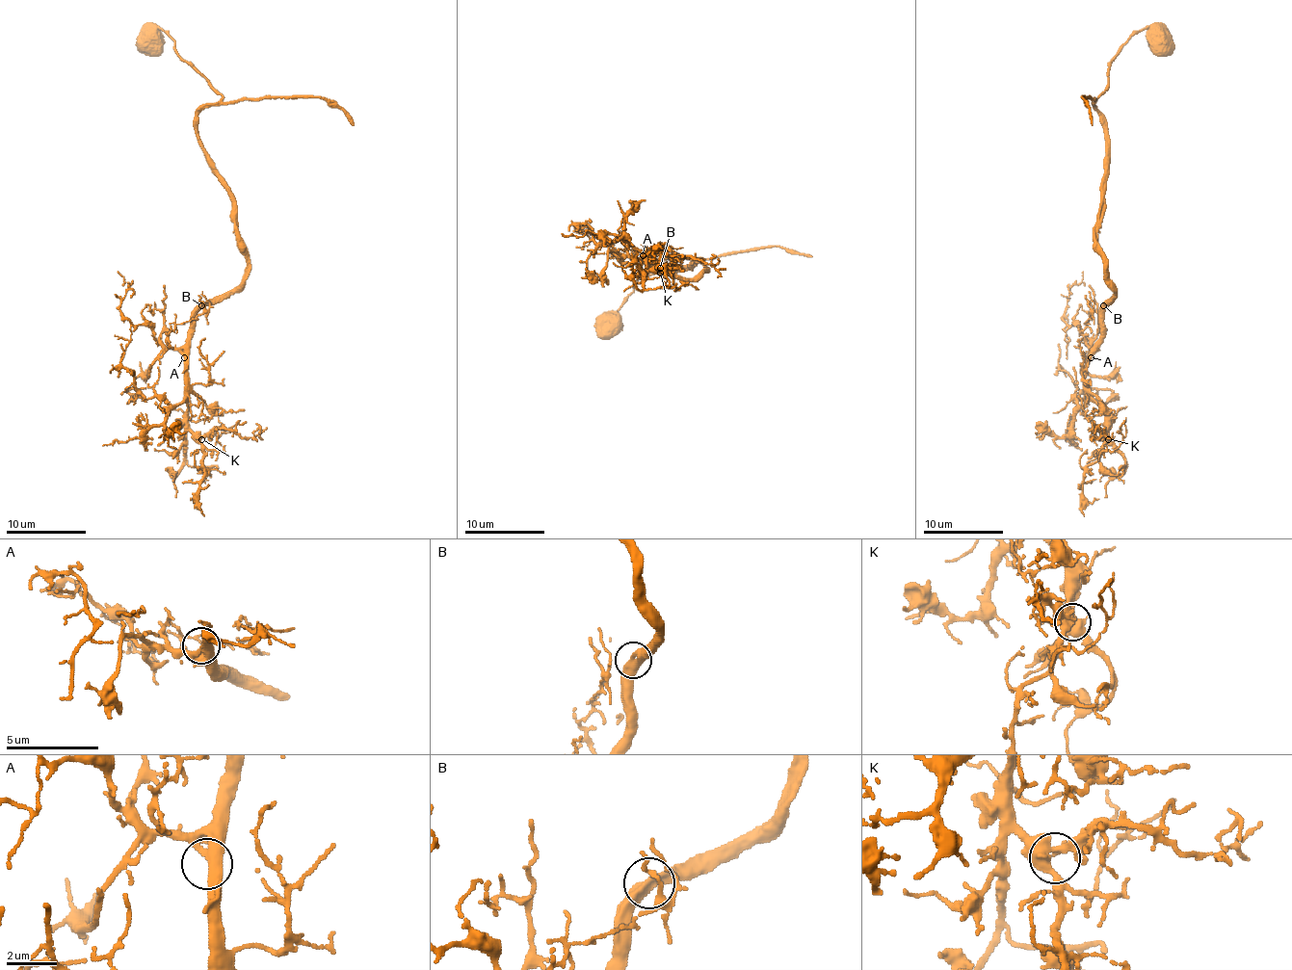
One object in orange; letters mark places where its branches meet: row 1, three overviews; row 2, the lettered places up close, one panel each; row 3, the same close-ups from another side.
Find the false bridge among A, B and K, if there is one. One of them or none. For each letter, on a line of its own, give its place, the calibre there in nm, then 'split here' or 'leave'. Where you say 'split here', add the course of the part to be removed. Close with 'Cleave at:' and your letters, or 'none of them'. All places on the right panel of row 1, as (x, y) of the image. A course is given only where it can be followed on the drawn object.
A: (1091, 357) | 480 nm | leave
B: (1103, 305) | 480 nm | leave
K: (1108, 439) | 220 nm | leave
Cleave at: none of them

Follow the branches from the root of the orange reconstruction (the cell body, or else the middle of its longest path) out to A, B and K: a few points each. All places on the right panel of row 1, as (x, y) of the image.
A: (1098, 249), (1104, 262), (1104, 275), (1112, 283), (1114, 294), (1102, 313), (1102, 333), (1098, 348), (1091, 357)
B: (1098, 249), (1104, 262), (1104, 275), (1114, 288), (1114, 294), (1104, 305)
K: (1098, 249), (1104, 275), (1114, 294), (1102, 313), (1098, 348), (1086, 365), (1084, 391), (1106, 417), (1108, 439)

